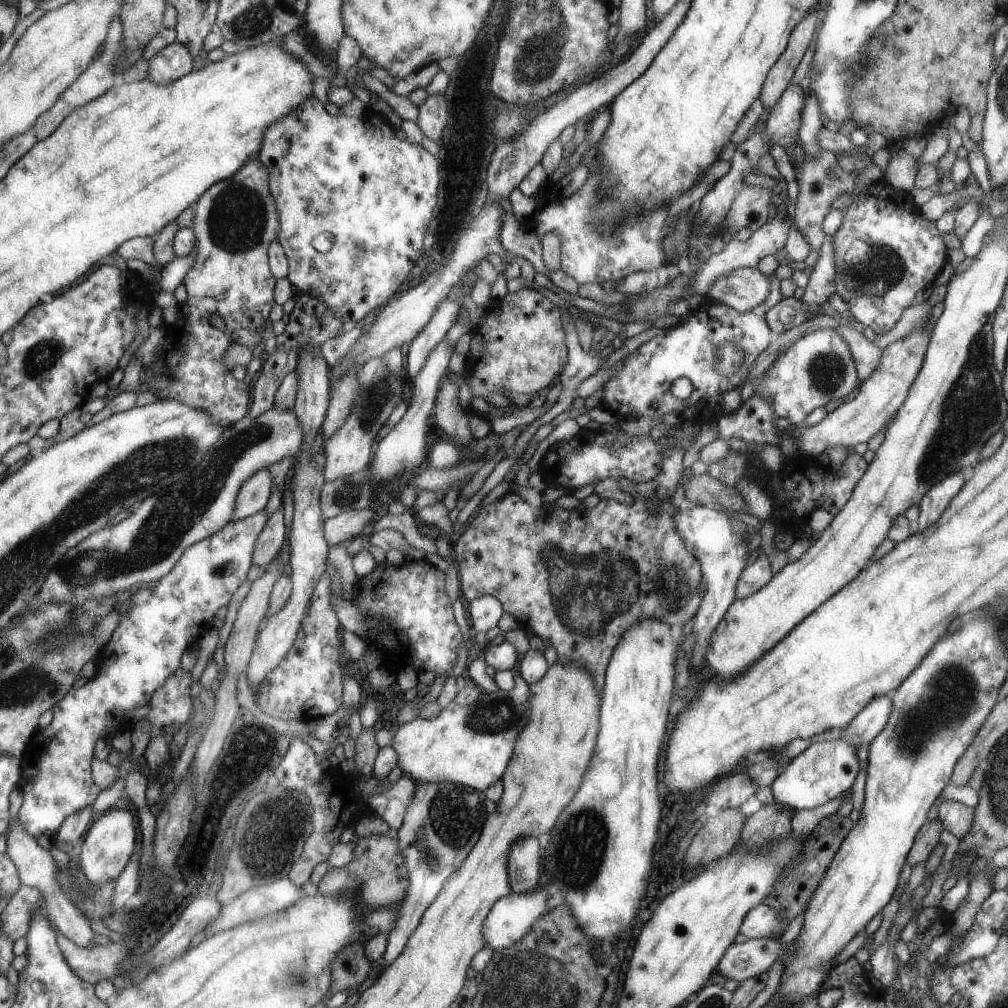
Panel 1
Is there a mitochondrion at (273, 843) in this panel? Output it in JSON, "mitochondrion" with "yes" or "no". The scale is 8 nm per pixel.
{"mitochondrion":"yes"}

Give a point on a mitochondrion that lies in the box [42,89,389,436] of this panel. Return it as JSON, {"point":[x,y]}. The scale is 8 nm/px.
{"point":[239,219]}

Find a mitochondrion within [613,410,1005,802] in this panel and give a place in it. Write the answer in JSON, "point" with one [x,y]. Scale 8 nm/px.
{"point":[953,696]}

